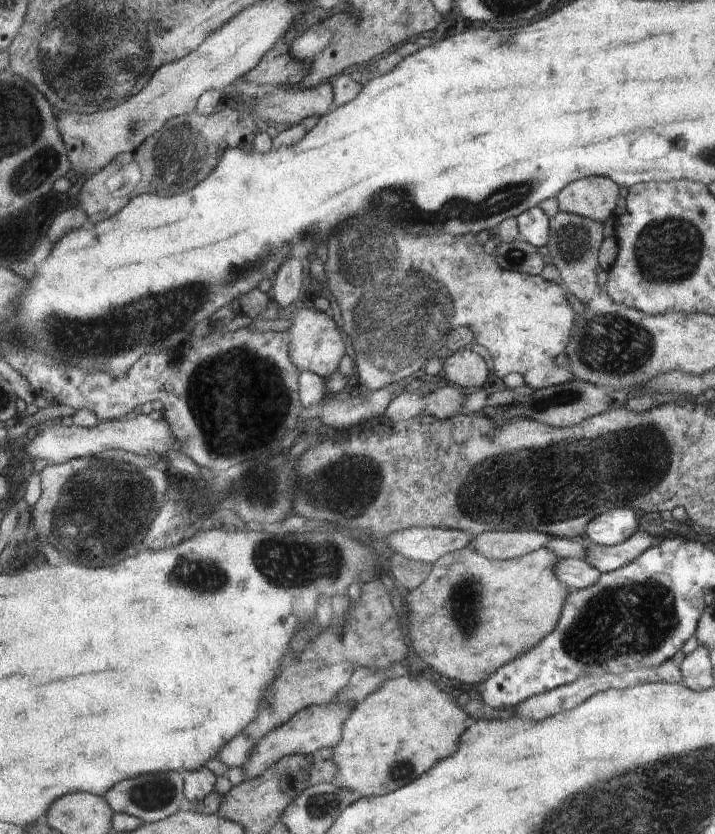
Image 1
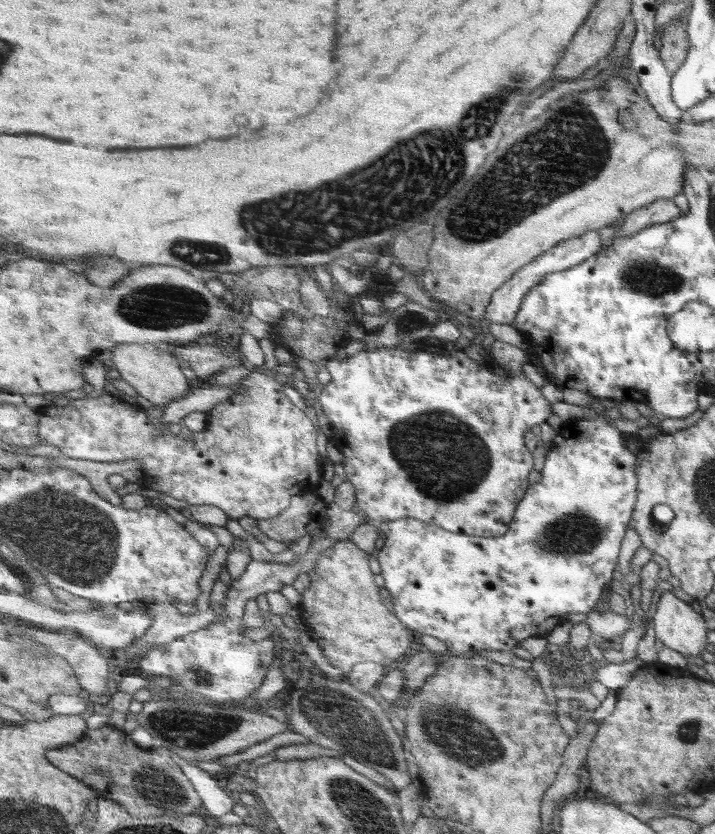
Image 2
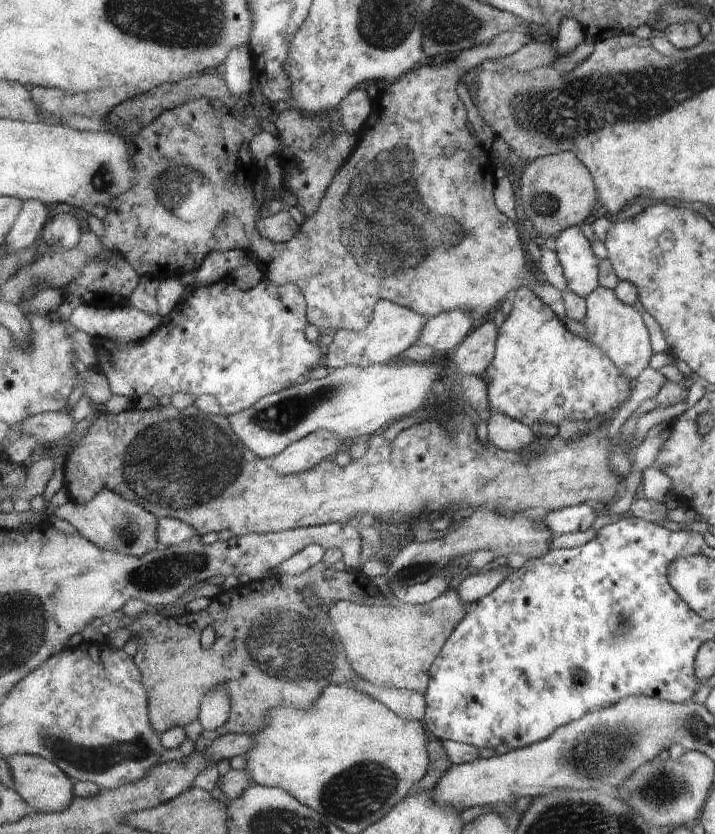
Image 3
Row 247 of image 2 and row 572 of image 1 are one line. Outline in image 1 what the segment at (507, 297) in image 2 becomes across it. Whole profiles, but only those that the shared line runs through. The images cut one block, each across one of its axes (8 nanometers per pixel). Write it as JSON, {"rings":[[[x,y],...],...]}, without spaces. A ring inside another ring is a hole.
{"rings":[[[566,557],[557,562],[554,574],[566,586],[566,590],[572,592],[584,590],[590,584],[598,582],[601,572],[590,566],[585,559]]]}

